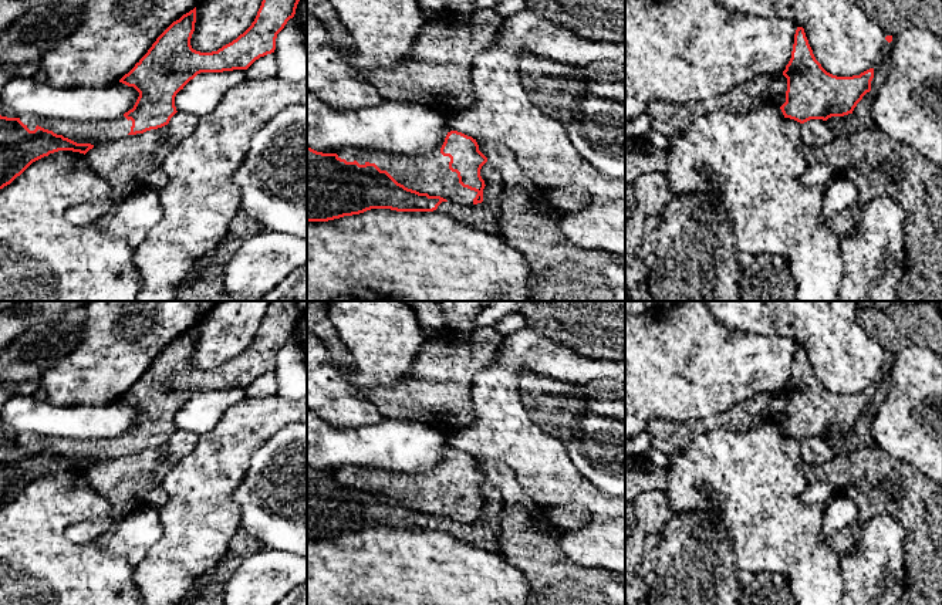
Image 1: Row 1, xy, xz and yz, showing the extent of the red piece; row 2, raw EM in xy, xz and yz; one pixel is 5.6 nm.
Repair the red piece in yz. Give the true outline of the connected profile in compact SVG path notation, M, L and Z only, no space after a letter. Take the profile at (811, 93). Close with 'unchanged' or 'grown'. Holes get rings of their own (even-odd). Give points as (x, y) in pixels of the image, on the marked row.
M797 27L791 58L783 71L787 78L784 118L804 124L810 119L852 114L862 97L871 91L874 68L860 75L837 77L816 60L804 28Z; unchanged

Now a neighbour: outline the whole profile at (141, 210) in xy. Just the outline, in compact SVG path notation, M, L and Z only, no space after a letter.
M145 187L118 200L105 214L97 217L92 224L109 237L128 237L136 230L151 230L159 223L162 209L156 190Z

